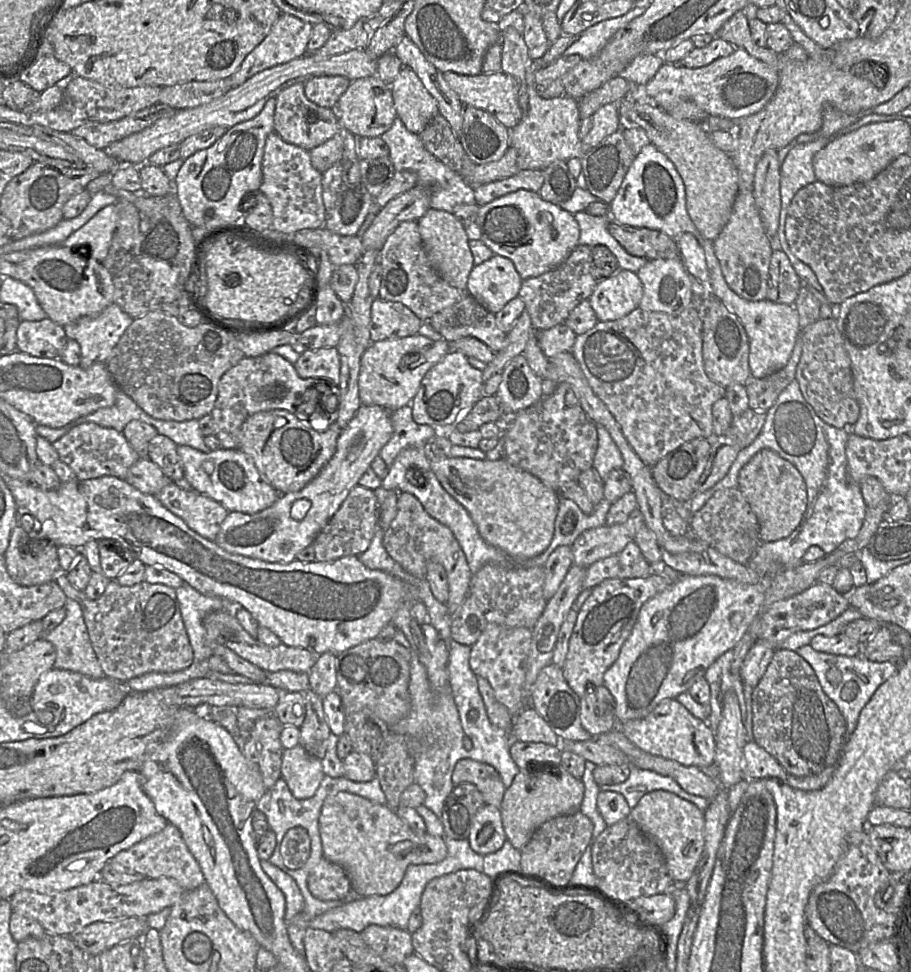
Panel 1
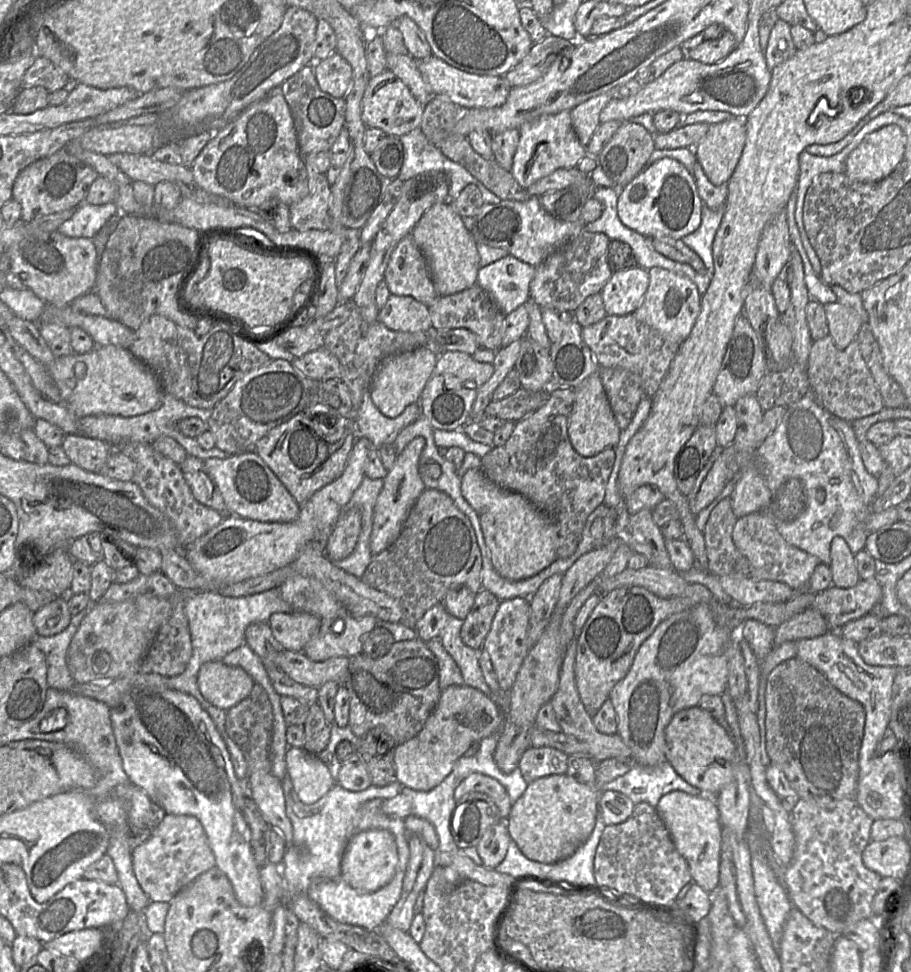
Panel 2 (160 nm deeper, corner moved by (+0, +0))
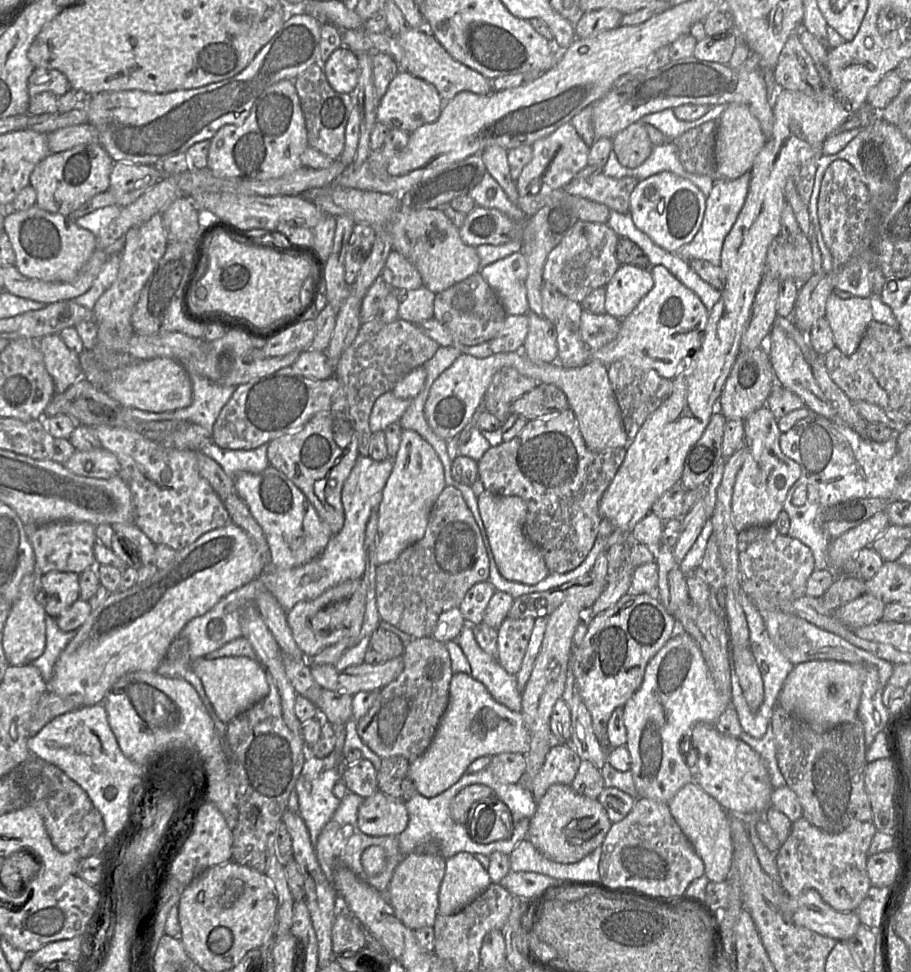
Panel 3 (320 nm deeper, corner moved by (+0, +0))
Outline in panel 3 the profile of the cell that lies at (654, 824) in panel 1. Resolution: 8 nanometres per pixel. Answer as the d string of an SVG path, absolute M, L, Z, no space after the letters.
M688 783L667 803L670 813L704 863L704 875L711 882L725 881L733 860L730 815L698 784Z

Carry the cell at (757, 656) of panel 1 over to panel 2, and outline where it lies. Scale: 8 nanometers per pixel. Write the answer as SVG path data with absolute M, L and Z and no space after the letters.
M808 609L775 628L773 647L788 641L799 641L825 635L830 632L823 615Z

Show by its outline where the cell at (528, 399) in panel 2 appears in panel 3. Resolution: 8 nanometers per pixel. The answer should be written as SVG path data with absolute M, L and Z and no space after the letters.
M538 383L531 391L512 402L511 414L519 414L527 420L549 416L569 409L564 392L553 384Z

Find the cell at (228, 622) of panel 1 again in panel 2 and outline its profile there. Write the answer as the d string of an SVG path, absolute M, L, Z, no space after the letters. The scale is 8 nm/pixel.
M283 651L275 658L274 665L294 681L314 688L326 682L344 683L348 672L348 657L333 657L315 662L303 652Z

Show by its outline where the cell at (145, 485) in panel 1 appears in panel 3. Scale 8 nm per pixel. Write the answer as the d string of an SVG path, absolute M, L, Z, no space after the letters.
M102 447L91 451L75 450L63 465L76 475L97 479L110 479L121 471L116 455Z

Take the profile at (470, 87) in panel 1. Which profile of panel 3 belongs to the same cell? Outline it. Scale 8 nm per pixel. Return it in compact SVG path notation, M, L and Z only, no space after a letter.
M406 25L396 36L396 40L402 51L402 59L398 63L400 70L433 85L443 101L443 106L463 91L478 95L487 95L493 91L491 80L451 57L426 28L413 29Z

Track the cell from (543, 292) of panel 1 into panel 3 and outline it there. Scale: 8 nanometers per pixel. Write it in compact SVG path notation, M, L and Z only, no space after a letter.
M578 220L549 253L542 278L567 299L580 303L591 291L605 285L620 264L615 257L619 236L606 224Z

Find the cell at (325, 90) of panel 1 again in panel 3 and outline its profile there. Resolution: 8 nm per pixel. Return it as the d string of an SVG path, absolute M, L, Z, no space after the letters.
M341 46L322 64L322 68L334 91L347 94L354 92L359 77L358 59L354 52Z

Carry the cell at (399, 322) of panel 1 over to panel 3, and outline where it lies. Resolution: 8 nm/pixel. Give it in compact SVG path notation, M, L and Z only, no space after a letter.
M424 285L414 290L398 289L395 291L399 303L399 319L418 325L434 316L436 294Z

